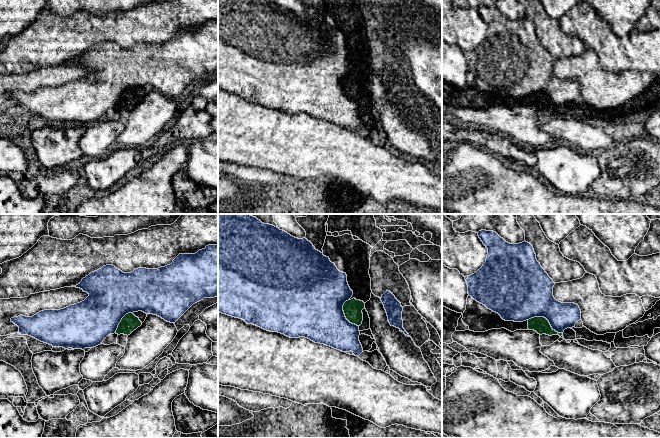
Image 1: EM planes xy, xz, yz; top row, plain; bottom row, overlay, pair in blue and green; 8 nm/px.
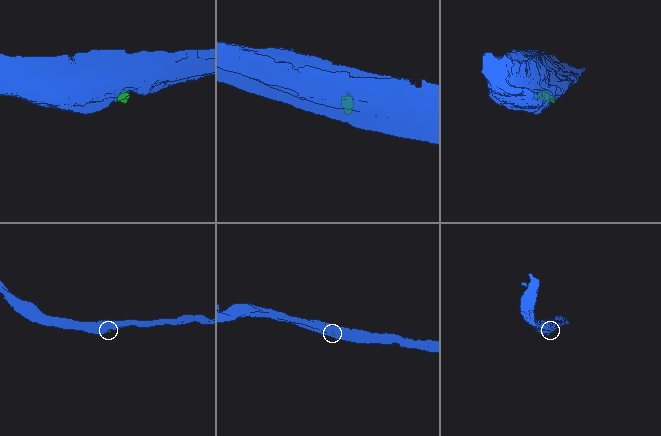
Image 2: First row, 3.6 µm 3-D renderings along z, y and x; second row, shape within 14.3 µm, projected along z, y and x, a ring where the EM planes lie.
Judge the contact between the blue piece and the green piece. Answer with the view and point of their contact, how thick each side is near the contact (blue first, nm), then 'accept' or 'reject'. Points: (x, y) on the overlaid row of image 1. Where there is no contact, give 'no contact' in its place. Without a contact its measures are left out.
yz (547, 319) | 380/140 nm | reject

